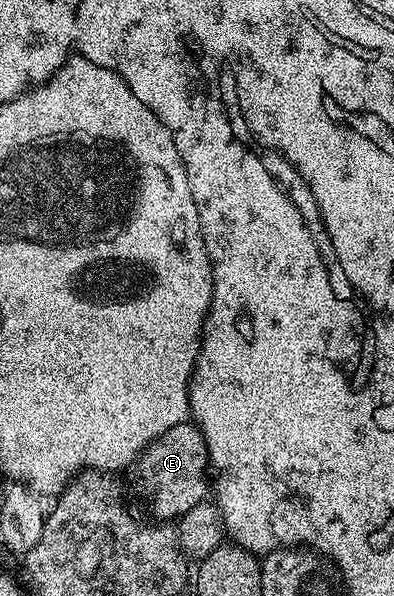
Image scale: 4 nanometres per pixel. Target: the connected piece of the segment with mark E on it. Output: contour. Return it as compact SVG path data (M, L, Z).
M184 423L165 431L155 441L150 441L144 445L143 452L135 458L133 470L139 476L139 481L143 484L143 493L151 497L152 518L163 523L171 523L185 515L193 507L197 507L202 501L209 497L209 462L207 460L207 444L203 438L203 432L194 423Z

